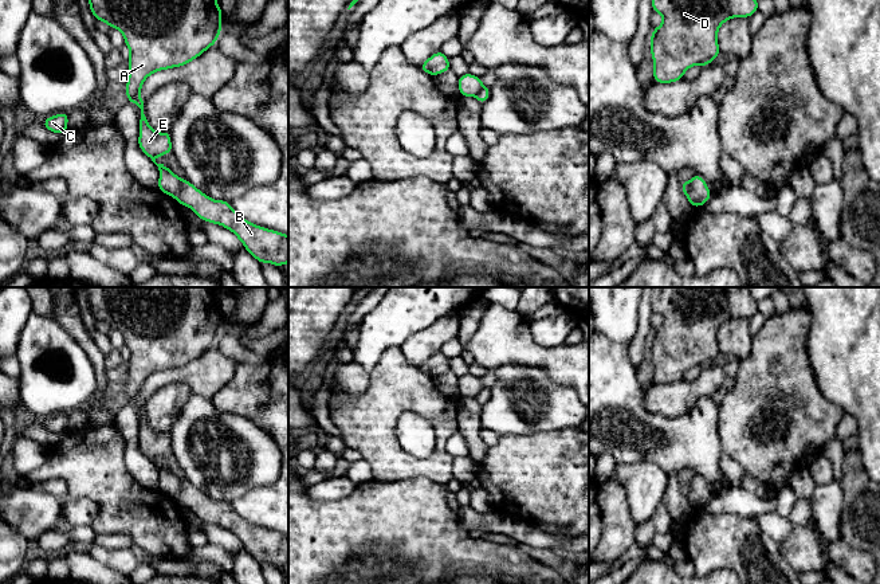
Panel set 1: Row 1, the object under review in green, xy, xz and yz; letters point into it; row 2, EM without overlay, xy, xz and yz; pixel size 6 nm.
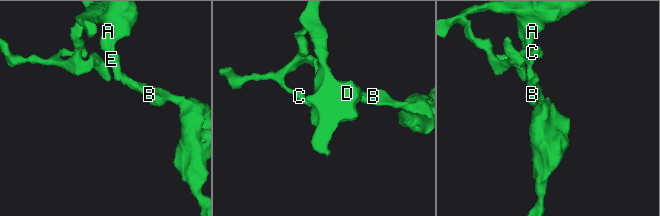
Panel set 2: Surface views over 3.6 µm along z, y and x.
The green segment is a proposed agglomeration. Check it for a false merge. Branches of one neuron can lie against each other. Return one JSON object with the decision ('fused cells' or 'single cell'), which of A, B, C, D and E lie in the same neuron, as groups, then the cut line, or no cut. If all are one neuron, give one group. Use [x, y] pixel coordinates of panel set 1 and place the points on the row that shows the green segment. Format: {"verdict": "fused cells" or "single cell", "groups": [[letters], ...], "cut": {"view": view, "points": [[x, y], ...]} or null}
{"verdict": "fused cells", "groups": [["A", "C", "D", "E"], ["B"]], "cut": {"view": "xy", "points": [[181, 179], [181, 187], [175, 198]]}}

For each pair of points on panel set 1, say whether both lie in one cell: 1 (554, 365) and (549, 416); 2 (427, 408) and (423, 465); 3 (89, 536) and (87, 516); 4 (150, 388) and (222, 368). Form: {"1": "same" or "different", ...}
{"1": "different", "2": "same", "3": "different", "4": "same"}

